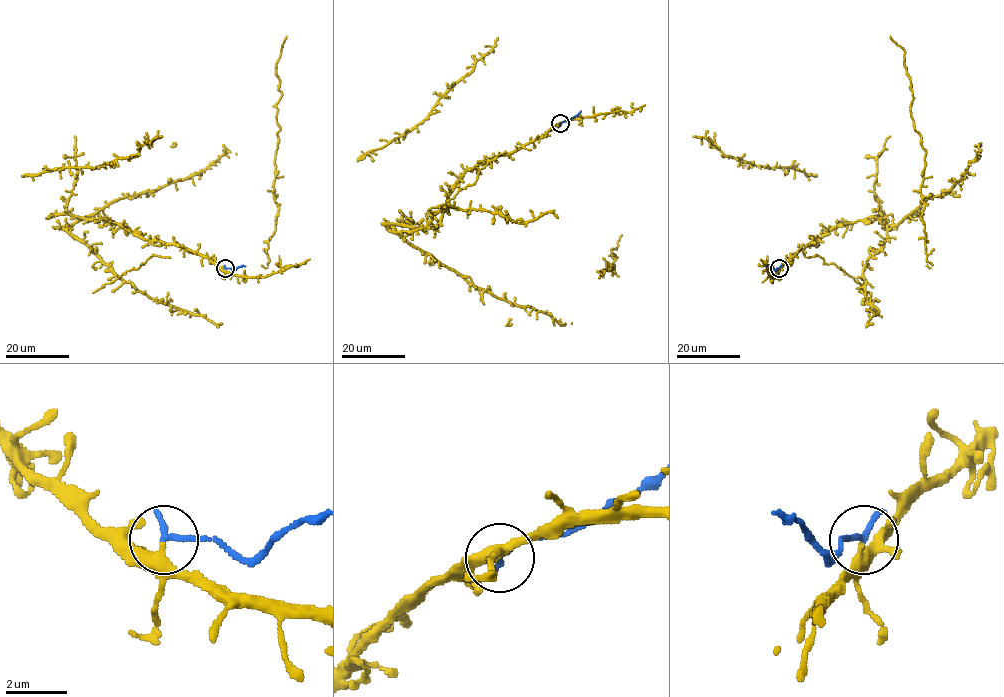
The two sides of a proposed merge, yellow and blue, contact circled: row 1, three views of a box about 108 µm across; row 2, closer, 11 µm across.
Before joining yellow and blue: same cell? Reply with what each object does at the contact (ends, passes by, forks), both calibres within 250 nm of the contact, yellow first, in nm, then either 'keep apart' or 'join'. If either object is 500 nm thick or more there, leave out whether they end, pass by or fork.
yellow forks there; blue ends there; 260 nm thick on the yellow side, 220 nm on the other; keep apart

